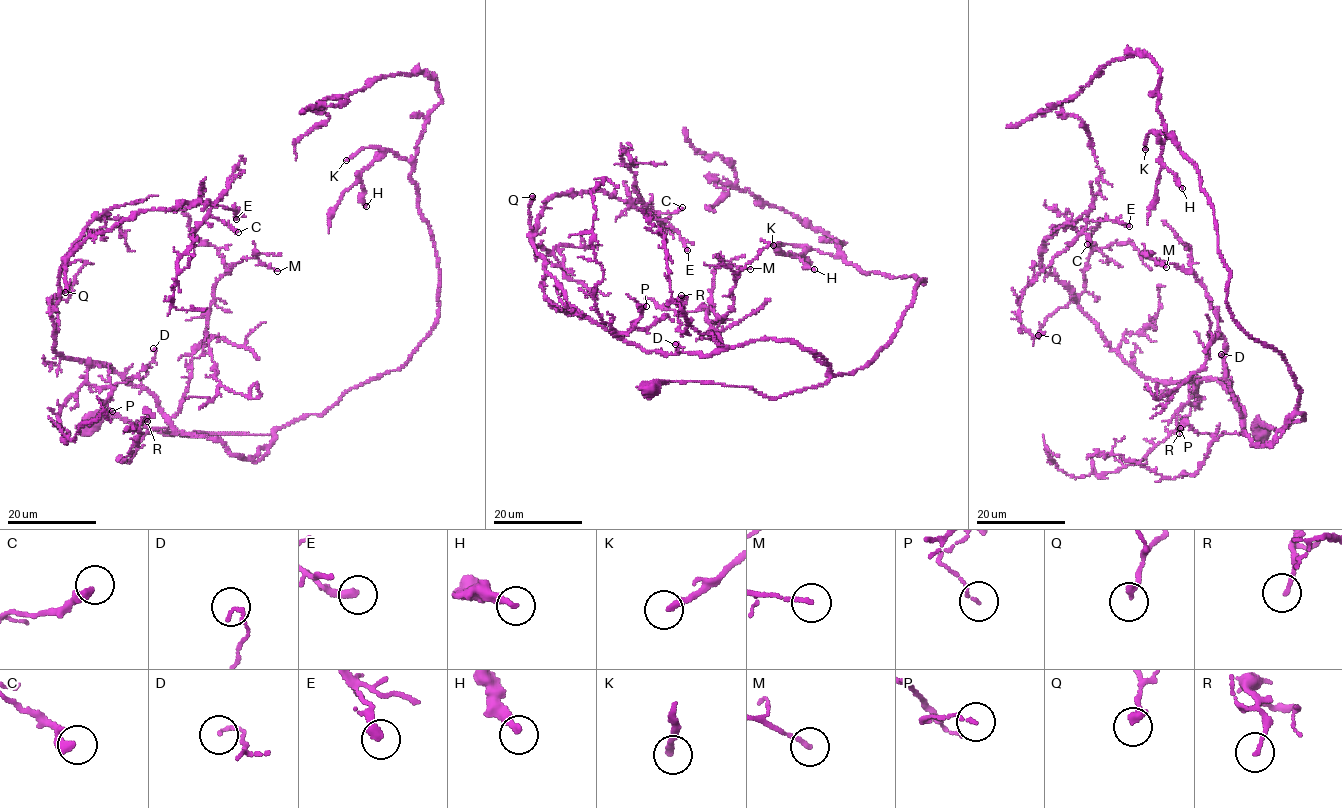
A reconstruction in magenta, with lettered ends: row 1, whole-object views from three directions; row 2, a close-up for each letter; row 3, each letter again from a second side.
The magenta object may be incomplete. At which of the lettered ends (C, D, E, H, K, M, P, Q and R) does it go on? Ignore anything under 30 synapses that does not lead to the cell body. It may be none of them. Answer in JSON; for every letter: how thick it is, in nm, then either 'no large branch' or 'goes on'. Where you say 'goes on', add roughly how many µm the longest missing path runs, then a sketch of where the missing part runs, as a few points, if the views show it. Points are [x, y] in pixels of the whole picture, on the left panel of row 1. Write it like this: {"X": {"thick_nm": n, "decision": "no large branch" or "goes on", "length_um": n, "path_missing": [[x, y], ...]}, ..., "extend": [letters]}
{"C": {"thick_nm": 360, "decision": "no large branch"}, "D": {"thick_nm": 150, "decision": "no large branch"}, "E": {"thick_nm": 320, "decision": "no large branch"}, "H": {"thick_nm": 260, "decision": "no large branch"}, "K": {"thick_nm": 240, "decision": "goes on", "length_um": 30, "path_missing": [[346, 160], [334, 139], [329, 120], [343, 109], [355, 108], [361, 100]]}, "M": {"thick_nm": 150, "decision": "no large branch"}, "P": {"thick_nm": 120, "decision": "no large branch"}, "Q": {"thick_nm": 240, "decision": "no large branch"}, "R": {"thick_nm": 150, "decision": "no large branch"}, "extend": ["K"]}

